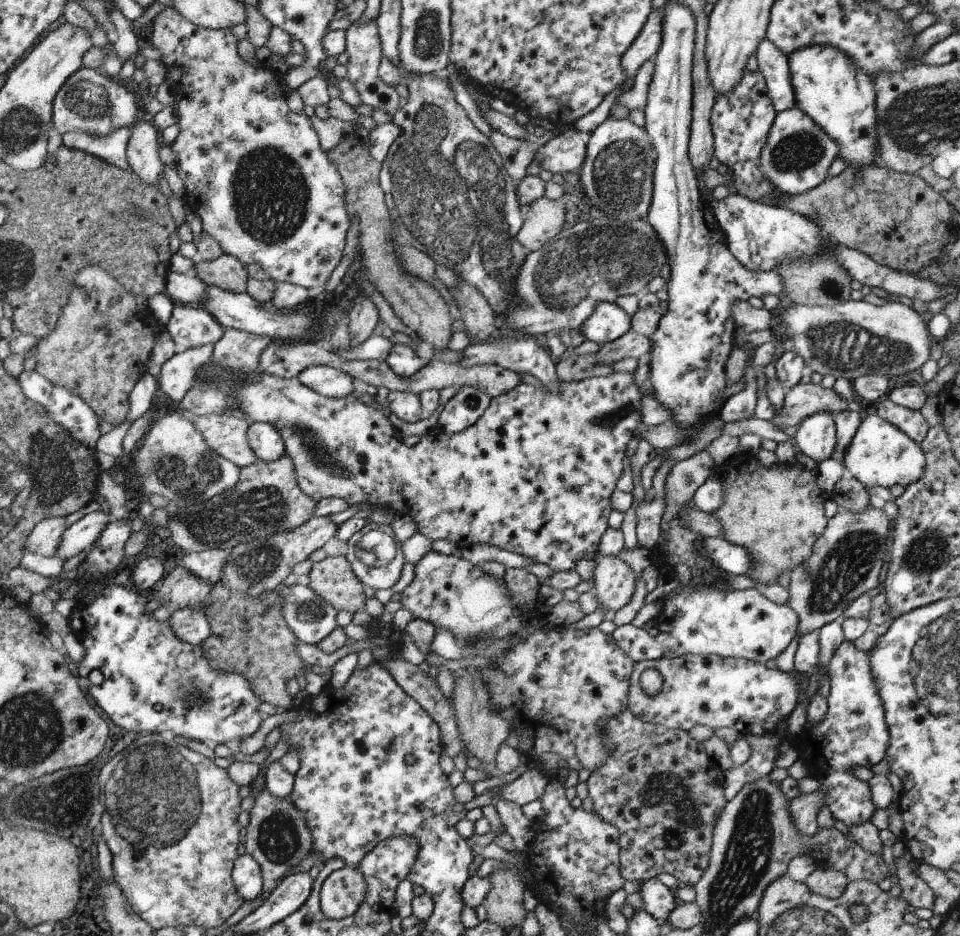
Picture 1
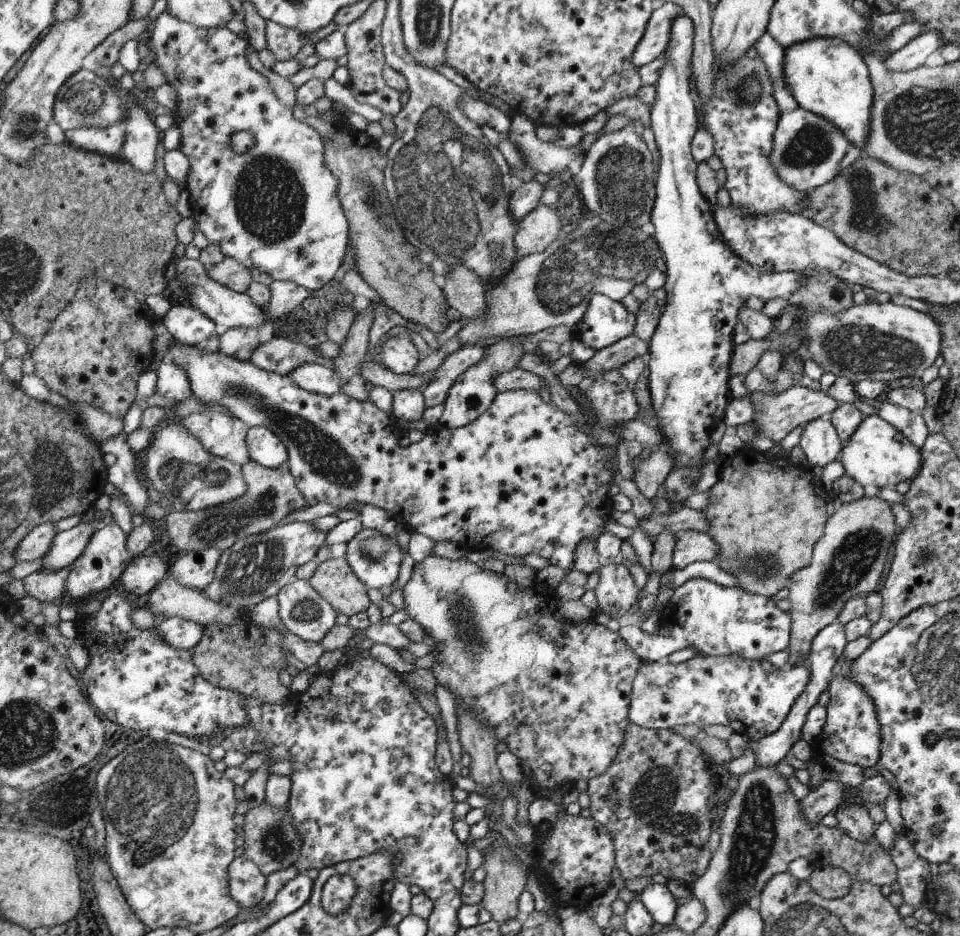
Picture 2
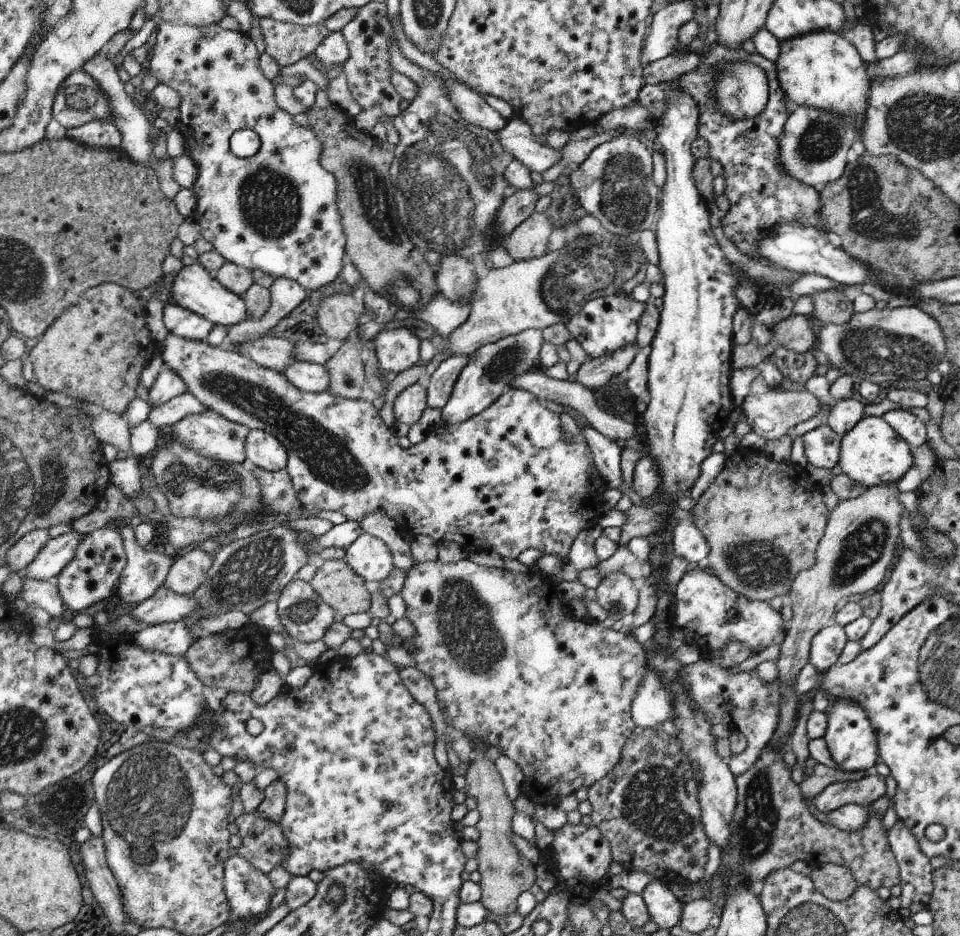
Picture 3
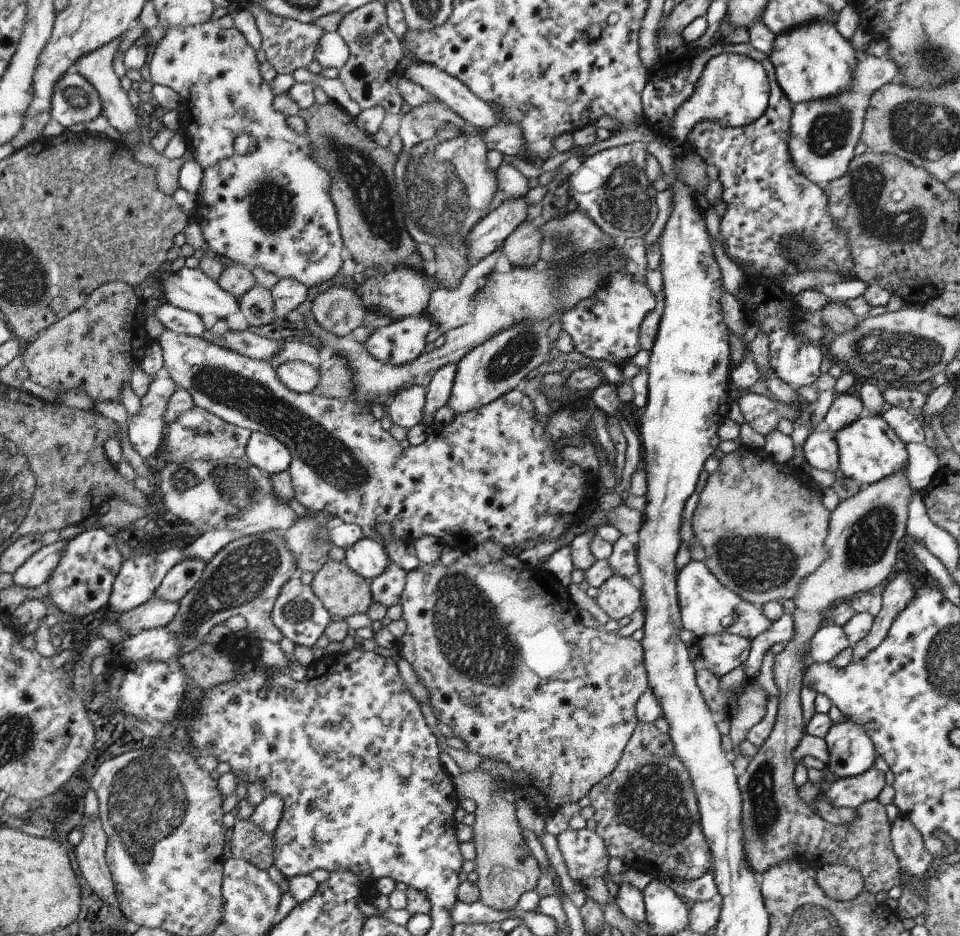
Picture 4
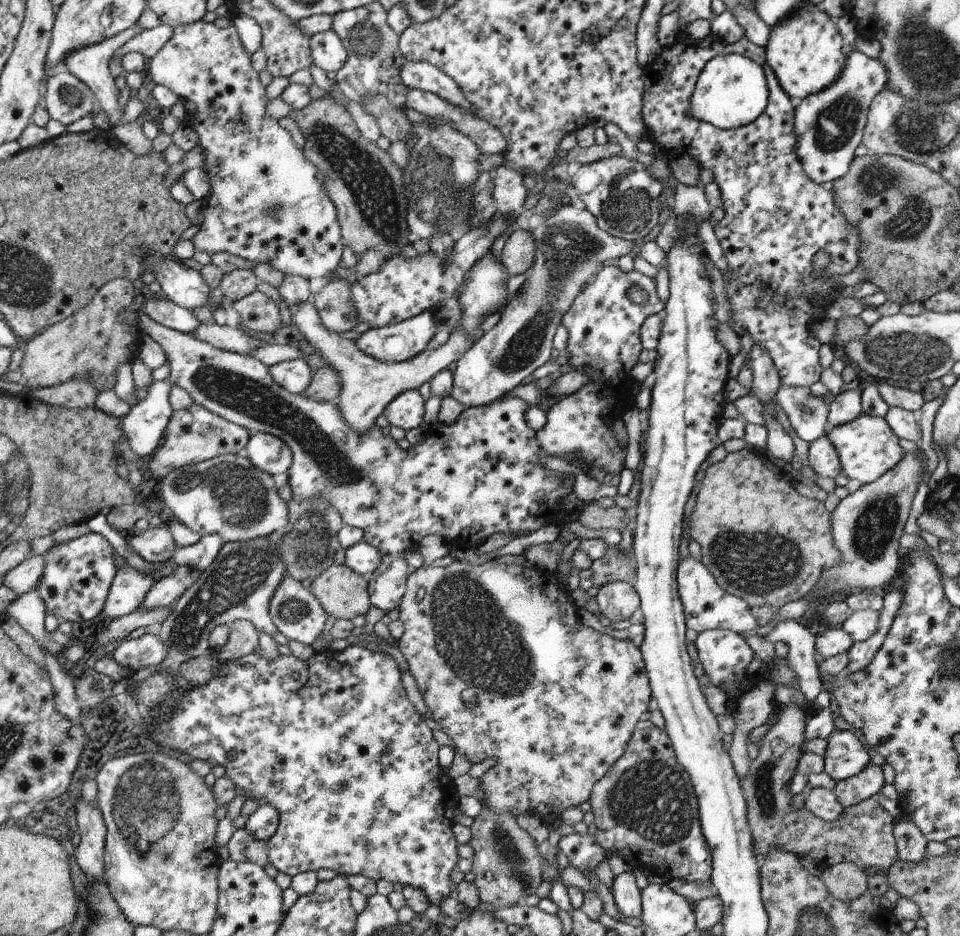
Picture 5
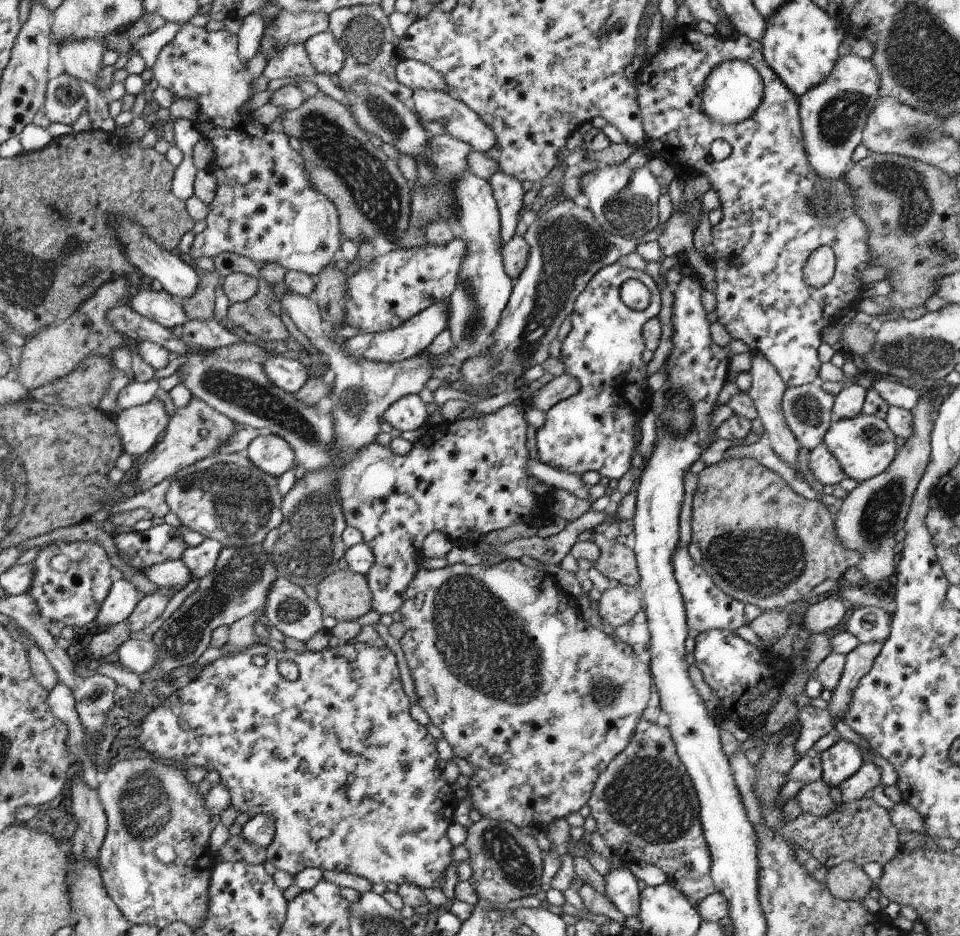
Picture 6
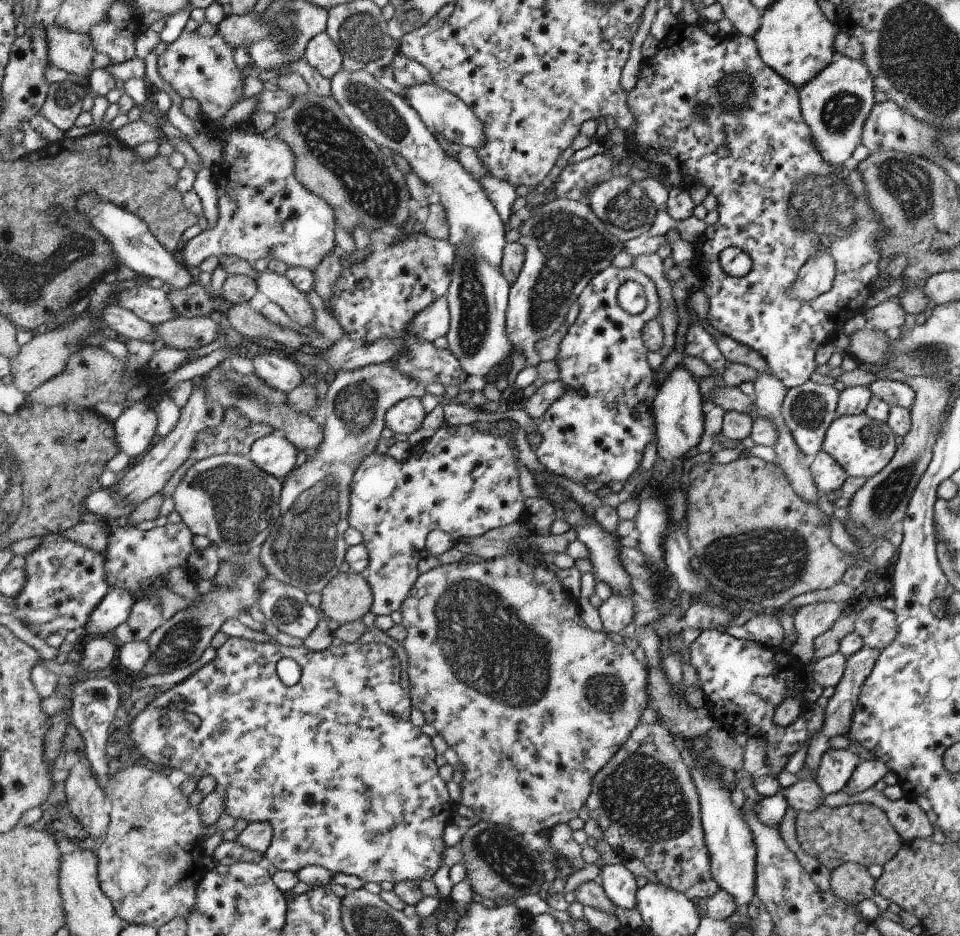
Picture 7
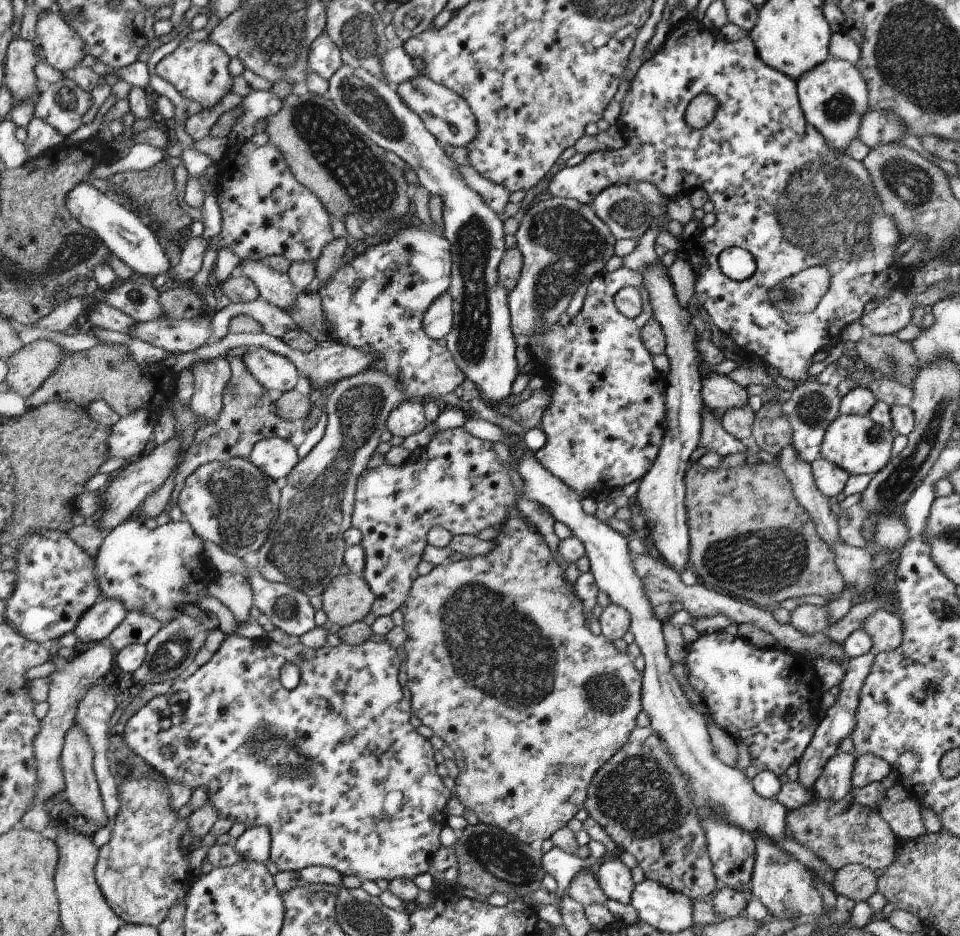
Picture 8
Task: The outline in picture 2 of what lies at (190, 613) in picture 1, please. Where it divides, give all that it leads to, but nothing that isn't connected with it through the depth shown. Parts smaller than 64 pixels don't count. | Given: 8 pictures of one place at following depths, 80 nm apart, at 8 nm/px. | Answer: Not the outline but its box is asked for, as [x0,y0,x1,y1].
[155,617,204,651]

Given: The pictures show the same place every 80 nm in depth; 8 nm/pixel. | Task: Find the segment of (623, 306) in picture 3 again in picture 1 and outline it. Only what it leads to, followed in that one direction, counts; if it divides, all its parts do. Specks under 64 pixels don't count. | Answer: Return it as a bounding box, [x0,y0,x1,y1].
[579,301,632,346]

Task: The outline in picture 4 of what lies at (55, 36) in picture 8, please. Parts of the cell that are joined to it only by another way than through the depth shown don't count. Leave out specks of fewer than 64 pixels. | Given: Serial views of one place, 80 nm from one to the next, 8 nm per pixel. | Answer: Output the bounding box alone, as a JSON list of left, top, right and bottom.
[73,35,139,150]

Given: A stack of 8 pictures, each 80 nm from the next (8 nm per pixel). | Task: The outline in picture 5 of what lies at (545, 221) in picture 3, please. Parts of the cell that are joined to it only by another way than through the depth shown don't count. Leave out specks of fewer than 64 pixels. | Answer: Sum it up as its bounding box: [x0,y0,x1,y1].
[500,227,535,276]

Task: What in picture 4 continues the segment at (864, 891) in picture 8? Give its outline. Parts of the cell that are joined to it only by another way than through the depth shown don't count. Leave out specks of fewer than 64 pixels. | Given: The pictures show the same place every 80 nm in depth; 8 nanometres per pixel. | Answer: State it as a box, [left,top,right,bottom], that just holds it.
[816,865,864,901]

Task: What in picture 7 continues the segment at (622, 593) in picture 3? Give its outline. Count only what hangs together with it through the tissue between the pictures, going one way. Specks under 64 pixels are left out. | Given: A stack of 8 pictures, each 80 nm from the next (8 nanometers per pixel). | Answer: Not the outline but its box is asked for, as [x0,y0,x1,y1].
[598,593,634,632]

